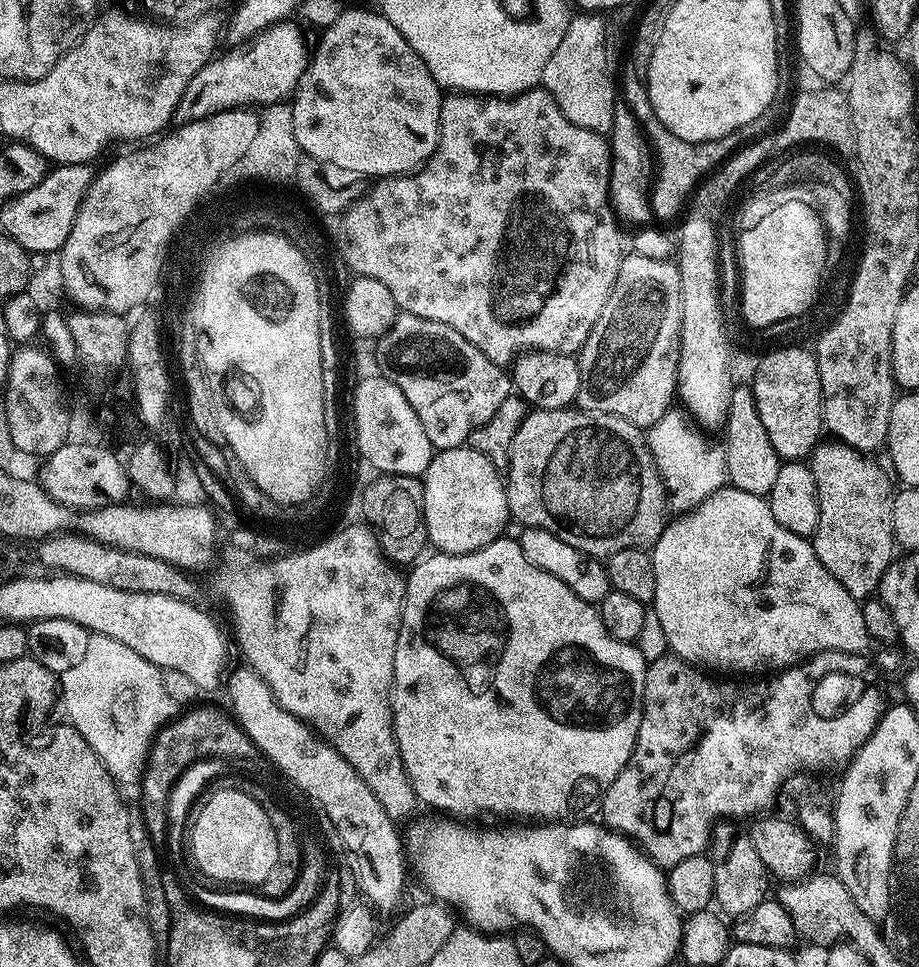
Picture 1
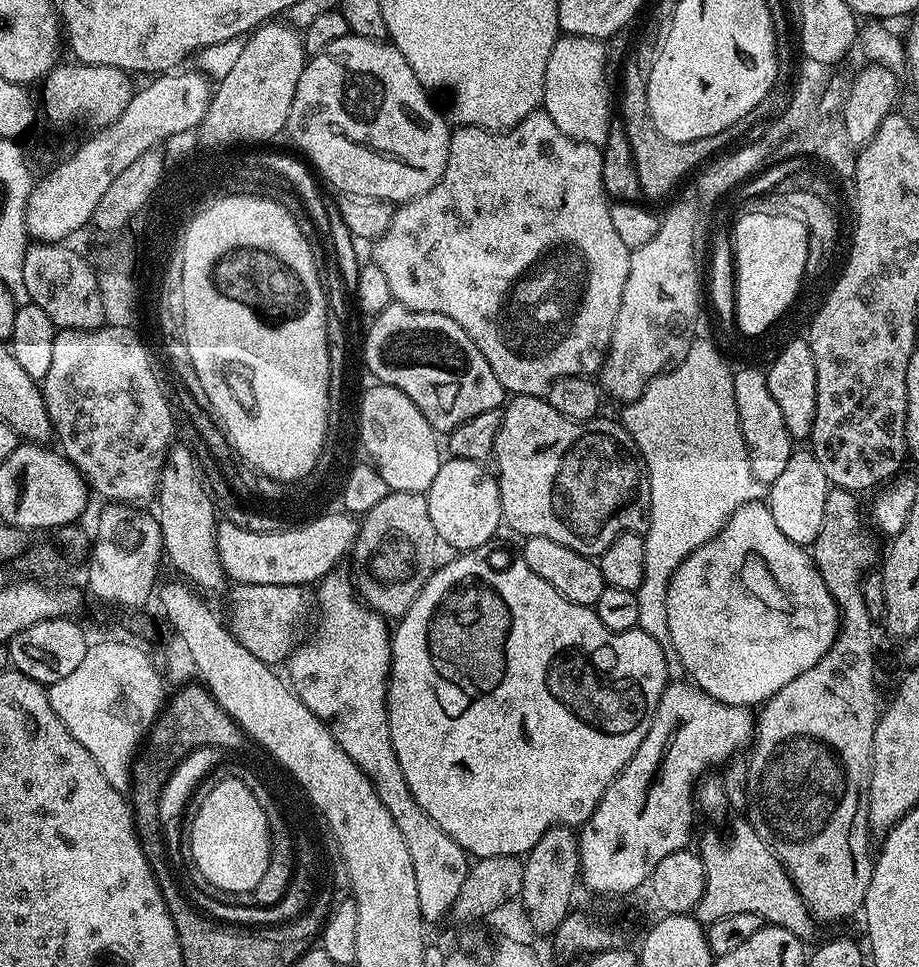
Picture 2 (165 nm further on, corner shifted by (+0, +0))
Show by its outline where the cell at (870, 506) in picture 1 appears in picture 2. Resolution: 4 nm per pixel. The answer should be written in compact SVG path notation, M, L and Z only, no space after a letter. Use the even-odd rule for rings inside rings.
M832 488L826 498L822 530L818 530L818 538L810 545L811 558L840 611L840 632L819 662L764 701L754 724L754 739L750 744L752 756L747 757L746 819L758 838L762 838L780 859L817 921L844 920L863 909L874 863L873 853L868 853L867 834L856 832L856 819L859 816L861 819L862 797L869 786L878 719L876 658L872 654L874 618L870 610L866 610L866 598L862 598L865 575L877 563L878 552L876 556L877 537L871 527L864 528L866 516L860 513L856 500L859 500L857 493Z

